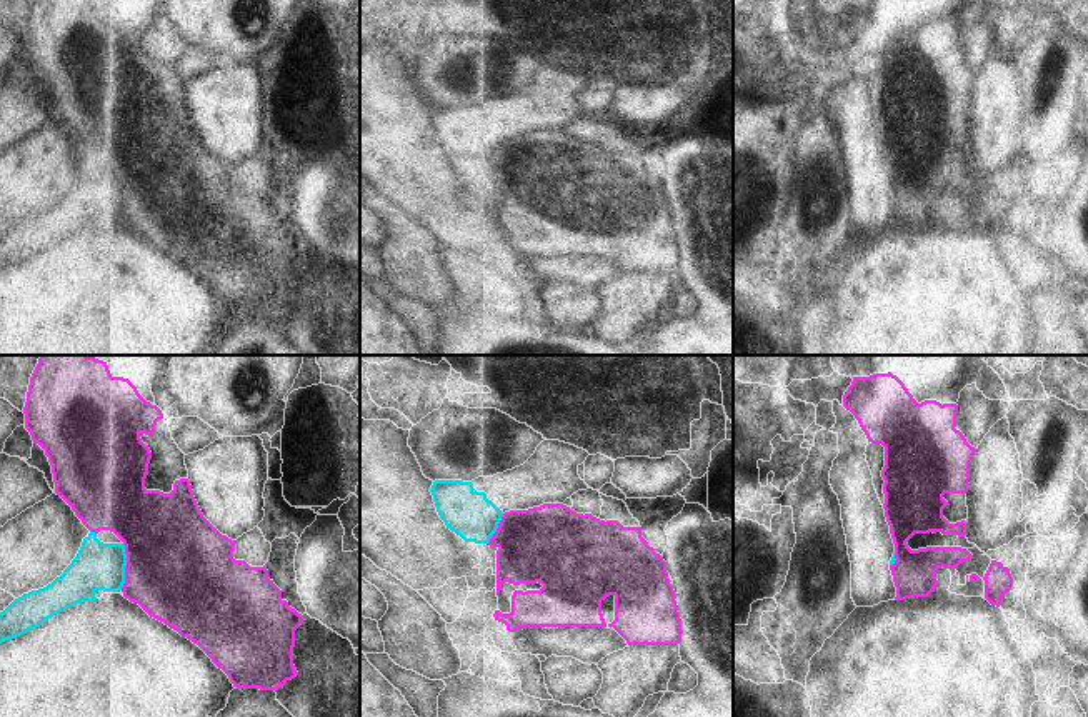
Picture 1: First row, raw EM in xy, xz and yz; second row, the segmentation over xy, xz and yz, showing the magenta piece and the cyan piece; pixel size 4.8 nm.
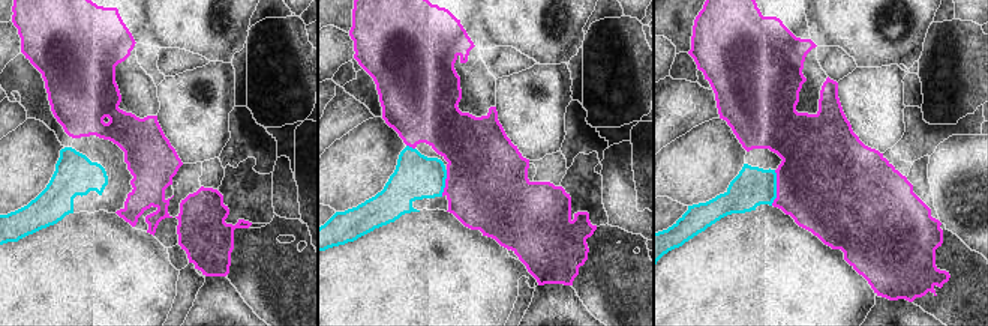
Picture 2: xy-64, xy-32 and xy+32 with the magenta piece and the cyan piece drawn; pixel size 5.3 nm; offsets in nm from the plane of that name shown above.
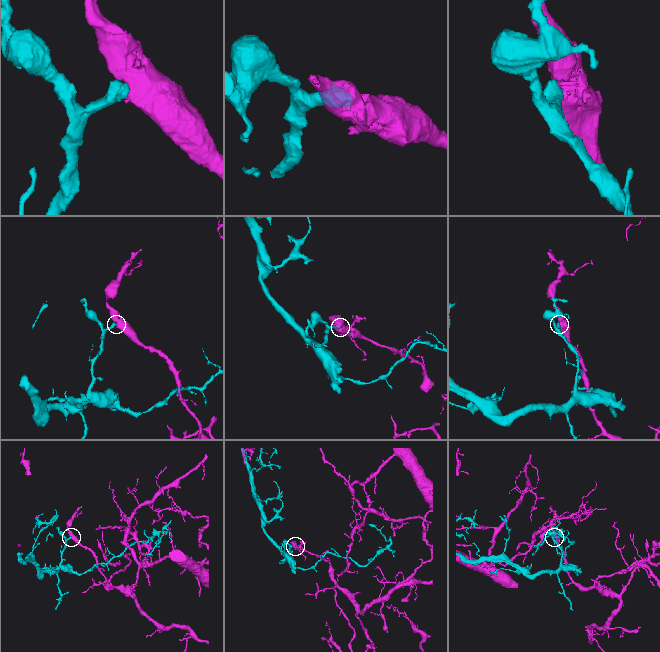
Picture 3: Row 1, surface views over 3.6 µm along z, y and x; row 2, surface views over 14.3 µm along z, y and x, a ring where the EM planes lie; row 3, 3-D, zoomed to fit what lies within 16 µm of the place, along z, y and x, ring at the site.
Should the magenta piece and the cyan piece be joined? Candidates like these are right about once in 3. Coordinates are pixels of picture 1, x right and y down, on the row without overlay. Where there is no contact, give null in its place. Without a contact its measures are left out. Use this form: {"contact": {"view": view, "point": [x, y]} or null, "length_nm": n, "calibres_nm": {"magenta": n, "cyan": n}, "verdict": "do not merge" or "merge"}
{"contact": {"view": "xy", "point": [125, 194]}, "length_nm": 220, "calibres_nm": {"magenta": 500, "cyan": 220}, "verdict": "do not merge"}

